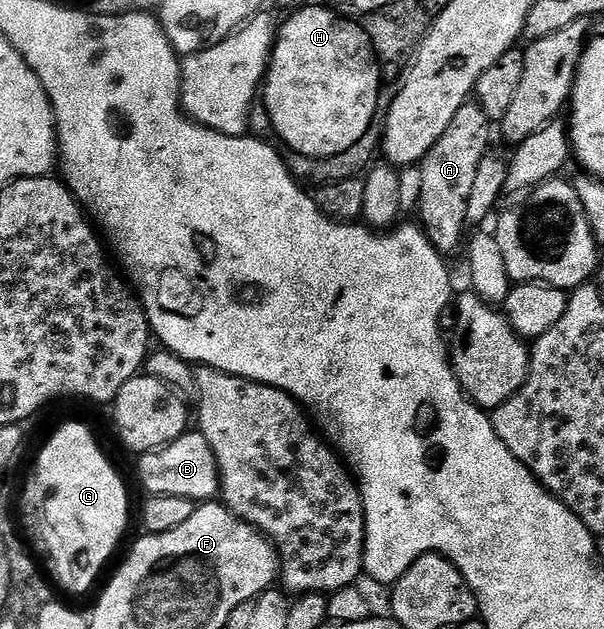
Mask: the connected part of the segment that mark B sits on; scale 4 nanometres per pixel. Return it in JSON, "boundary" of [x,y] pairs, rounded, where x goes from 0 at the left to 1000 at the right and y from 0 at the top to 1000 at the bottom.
{"boundary":[[[310,687],[296,693],[283,706],[262,715],[232,723],[227,733],[227,760],[242,781],[252,789],[303,789],[323,800],[358,793],[366,782],[366,752],[356,731],[356,719],[349,719],[349,706],[343,706],[343,693],[329,687]]]}

